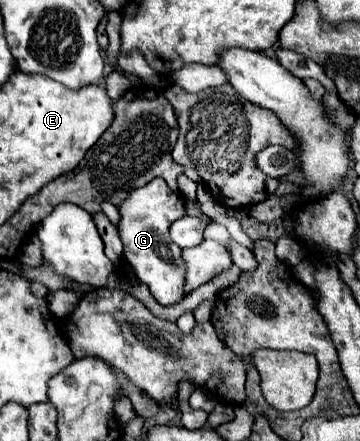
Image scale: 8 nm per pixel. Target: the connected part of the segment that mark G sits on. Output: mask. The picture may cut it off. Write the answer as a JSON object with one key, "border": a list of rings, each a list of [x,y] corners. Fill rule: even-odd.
{"border":[[[157,178],[145,184],[145,188],[135,188],[125,198],[125,204],[117,206],[119,210],[119,236],[123,242],[123,258],[133,266],[135,276],[149,286],[153,298],[161,306],[173,306],[183,298],[185,286],[185,264],[181,260],[181,248],[169,240],[169,226],[185,216],[185,202],[175,194],[165,180]]]}

